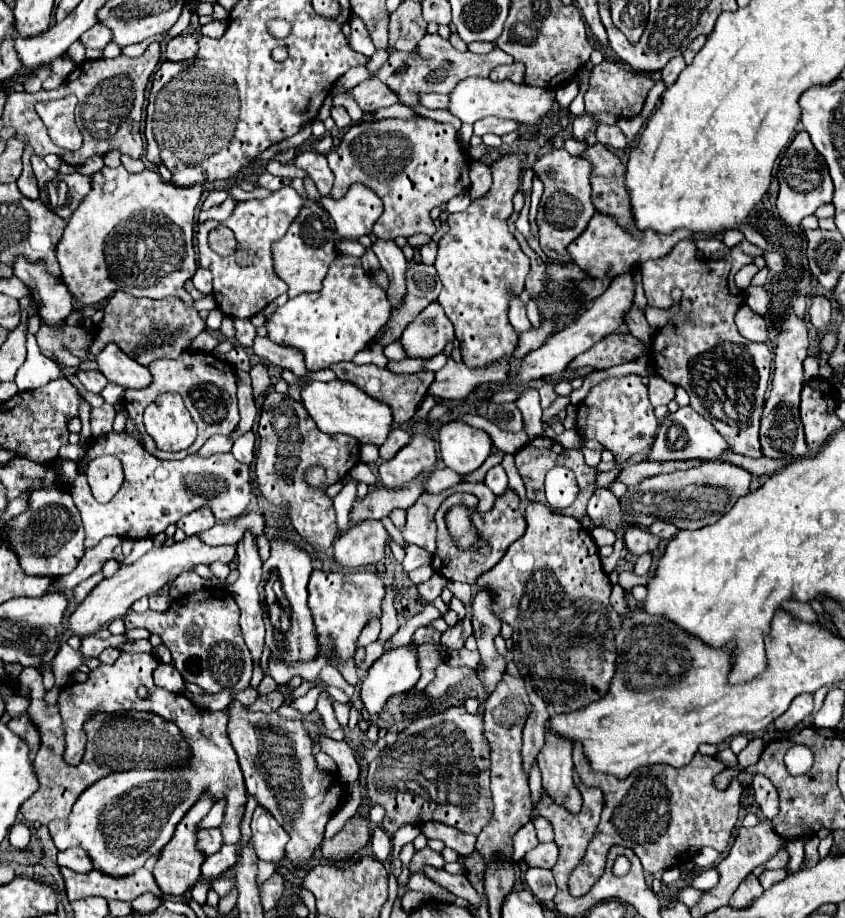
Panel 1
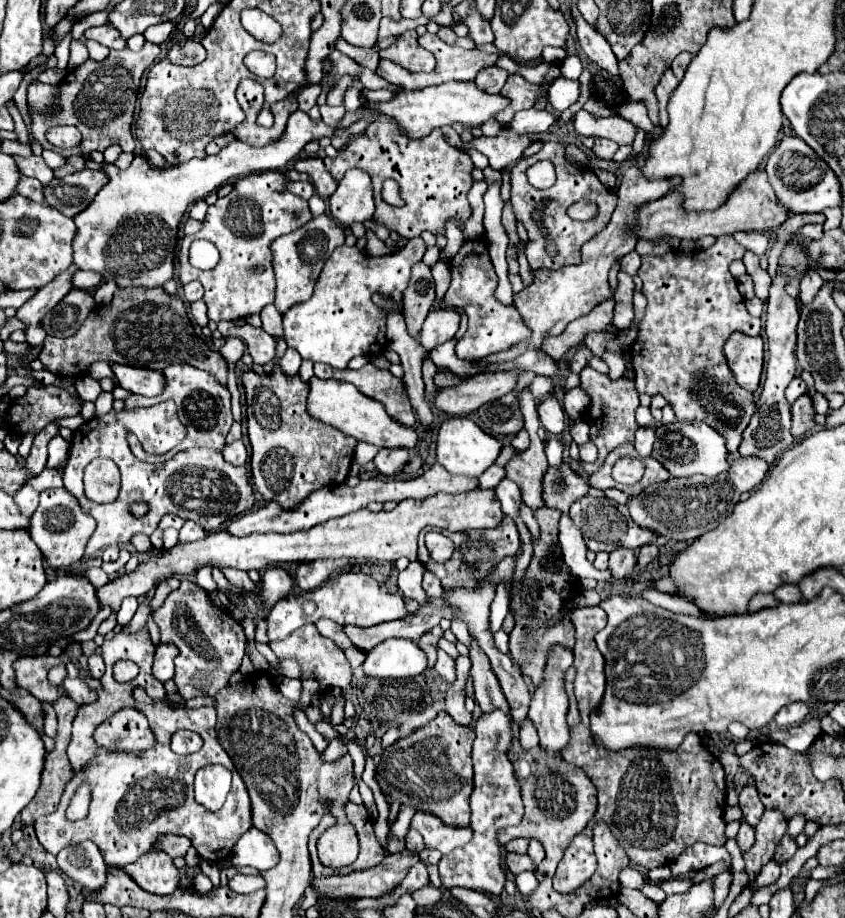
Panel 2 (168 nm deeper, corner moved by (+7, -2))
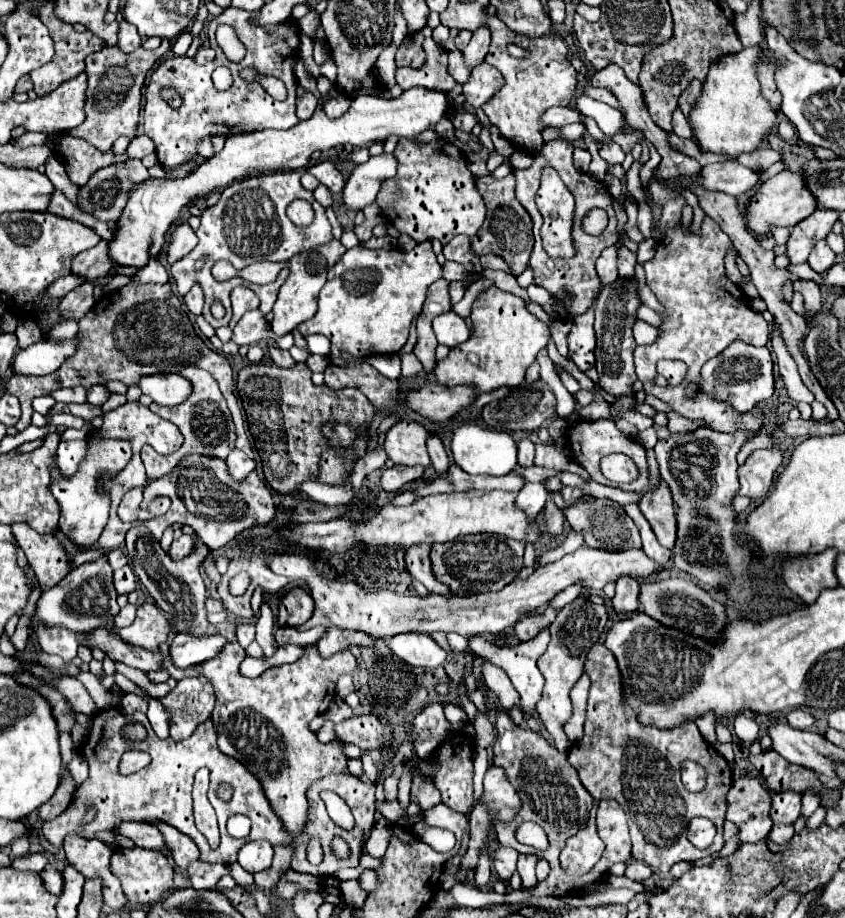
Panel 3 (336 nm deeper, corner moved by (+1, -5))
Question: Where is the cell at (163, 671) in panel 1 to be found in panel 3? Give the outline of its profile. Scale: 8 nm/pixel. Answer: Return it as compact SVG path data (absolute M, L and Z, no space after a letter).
M177 634L171 642L171 656L175 666L193 666L215 658L225 644L227 640L219 634L201 638L195 638L193 634Z

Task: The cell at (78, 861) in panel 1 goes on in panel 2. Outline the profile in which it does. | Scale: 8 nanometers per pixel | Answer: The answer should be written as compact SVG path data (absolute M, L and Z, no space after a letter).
M85 841L79 845L65 847L57 855L57 865L69 879L77 881L85 889L95 891L97 887L105 885L107 865L95 843Z

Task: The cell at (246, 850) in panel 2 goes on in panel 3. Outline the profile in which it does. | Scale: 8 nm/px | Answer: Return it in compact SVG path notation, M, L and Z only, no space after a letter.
M251 840L245 842L245 846L239 850L239 864L255 874L261 870L267 870L271 866L273 860L273 846L267 840Z

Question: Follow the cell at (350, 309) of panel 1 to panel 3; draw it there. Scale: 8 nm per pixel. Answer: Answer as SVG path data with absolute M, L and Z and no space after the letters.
M431 242L417 244L411 252L401 252L401 250L397 250L397 248L389 248L389 250L385 250L385 248L381 248L381 250L367 250L367 248L355 246L355 248L347 250L347 252L343 254L343 258L327 272L327 282L325 282L325 286L323 286L321 292L319 292L319 310L317 310L317 314L315 314L311 320L301 322L301 326L299 326L297 330L299 330L303 336L307 336L307 334L325 334L325 336L331 340L331 354L333 354L333 356L341 356L341 352L349 352L349 354L353 354L353 356L397 354L397 352L405 346L405 342L407 342L411 320L421 312L421 306L423 306L423 302L425 302L427 288L429 288L435 280L439 280L439 278L441 278L441 264L437 262L437 256L435 256L433 250L431 250Z

